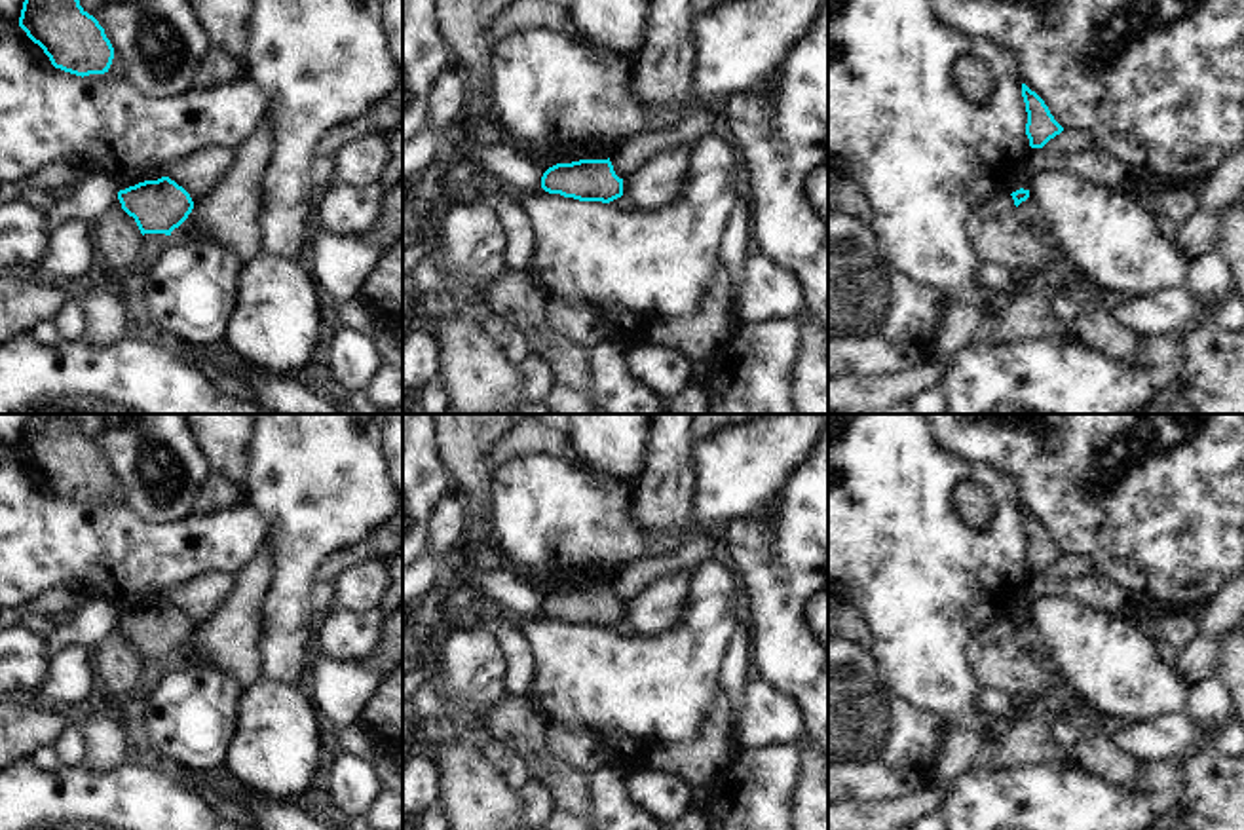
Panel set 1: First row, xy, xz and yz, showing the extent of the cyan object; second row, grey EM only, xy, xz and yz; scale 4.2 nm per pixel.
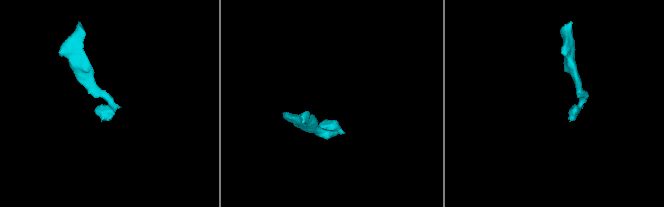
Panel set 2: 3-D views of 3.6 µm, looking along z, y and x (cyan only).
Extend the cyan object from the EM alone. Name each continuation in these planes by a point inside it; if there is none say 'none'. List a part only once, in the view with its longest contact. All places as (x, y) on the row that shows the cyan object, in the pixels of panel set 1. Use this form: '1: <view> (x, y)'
1: xy (131, 289)

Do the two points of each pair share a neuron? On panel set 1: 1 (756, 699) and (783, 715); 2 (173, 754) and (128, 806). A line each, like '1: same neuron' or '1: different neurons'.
1: same neuron
2: different neurons

